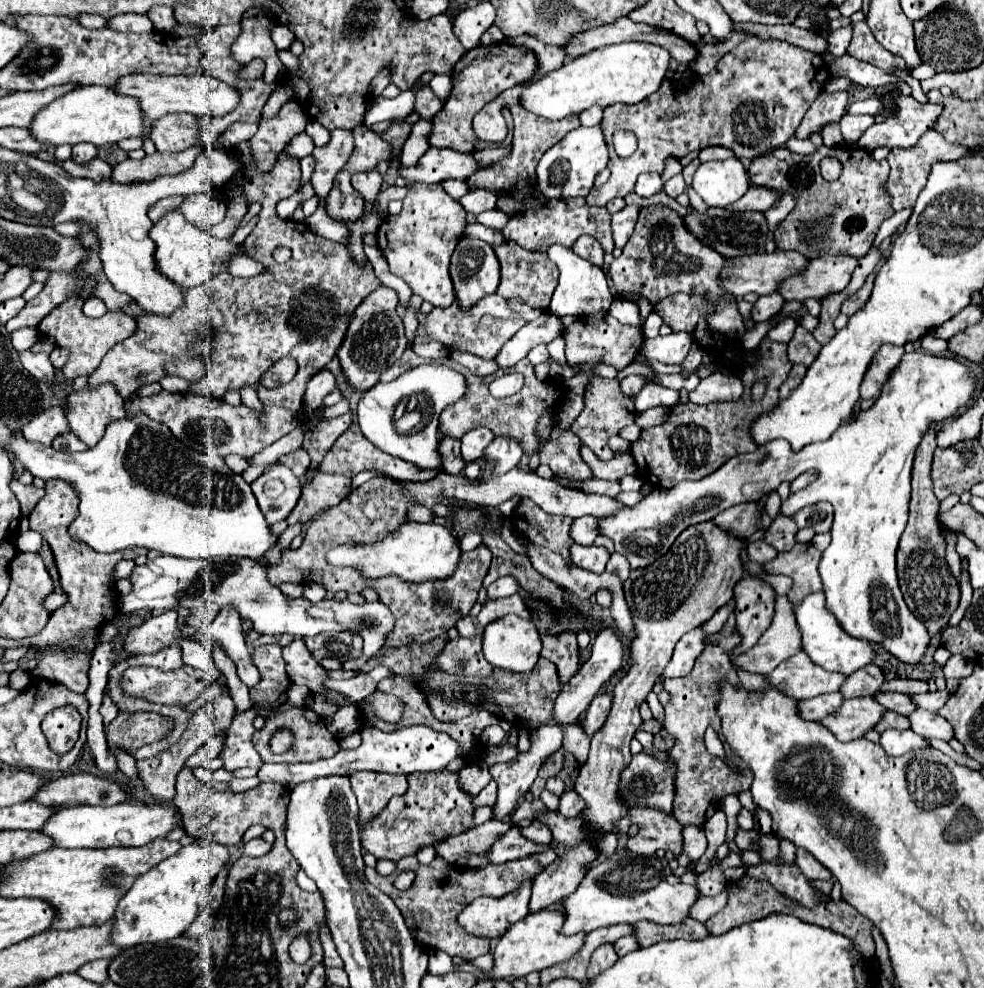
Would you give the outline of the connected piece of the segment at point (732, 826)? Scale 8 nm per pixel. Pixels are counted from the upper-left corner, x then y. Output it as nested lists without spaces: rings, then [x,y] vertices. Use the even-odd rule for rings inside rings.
[[[735,794],[727,795],[721,801],[721,808],[726,813],[727,816],[727,841],[732,841],[736,834],[736,829],[738,828],[738,823],[736,821],[736,816],[741,809],[741,803]]]

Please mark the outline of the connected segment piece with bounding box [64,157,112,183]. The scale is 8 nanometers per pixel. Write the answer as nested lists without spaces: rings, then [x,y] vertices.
[[[98,157],[94,161],[90,161],[90,163],[86,163],[86,165],[76,165],[76,163],[72,163],[72,159],[68,159],[64,163],[66,163],[64,169],[68,173],[72,173],[74,177],[88,177],[88,179],[92,179],[96,183],[106,181],[112,175],[112,167],[106,161],[98,159]]]

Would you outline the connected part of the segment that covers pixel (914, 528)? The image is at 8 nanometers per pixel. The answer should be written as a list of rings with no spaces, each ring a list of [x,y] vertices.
[[[928,431],[926,439],[922,439],[918,447],[918,455],[914,459],[914,471],[912,471],[912,501],[910,501],[910,519],[908,525],[900,537],[898,545],[898,581],[900,589],[904,593],[904,601],[908,609],[928,627],[930,637],[946,629],[950,615],[958,607],[960,589],[956,583],[956,577],[952,575],[948,561],[946,561],[946,543],[944,535],[940,531],[938,521],[938,497],[932,491],[932,455],[936,449],[936,431]]]

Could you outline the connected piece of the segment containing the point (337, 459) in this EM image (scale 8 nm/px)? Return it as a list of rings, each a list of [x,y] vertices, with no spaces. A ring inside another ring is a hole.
[[[358,423],[350,425],[346,433],[342,433],[336,443],[332,445],[332,449],[324,455],[322,463],[318,465],[318,471],[324,471],[324,473],[338,473],[338,475],[344,475],[344,477],[354,477],[358,475],[360,471],[370,471],[370,469],[376,469],[388,477],[394,477],[394,479],[400,479],[400,481],[428,481],[436,475],[436,471],[422,471],[420,467],[414,467],[414,463],[406,463],[404,459],[398,459],[398,457],[392,457],[384,451],[380,451],[378,447],[374,447],[360,431]]]

